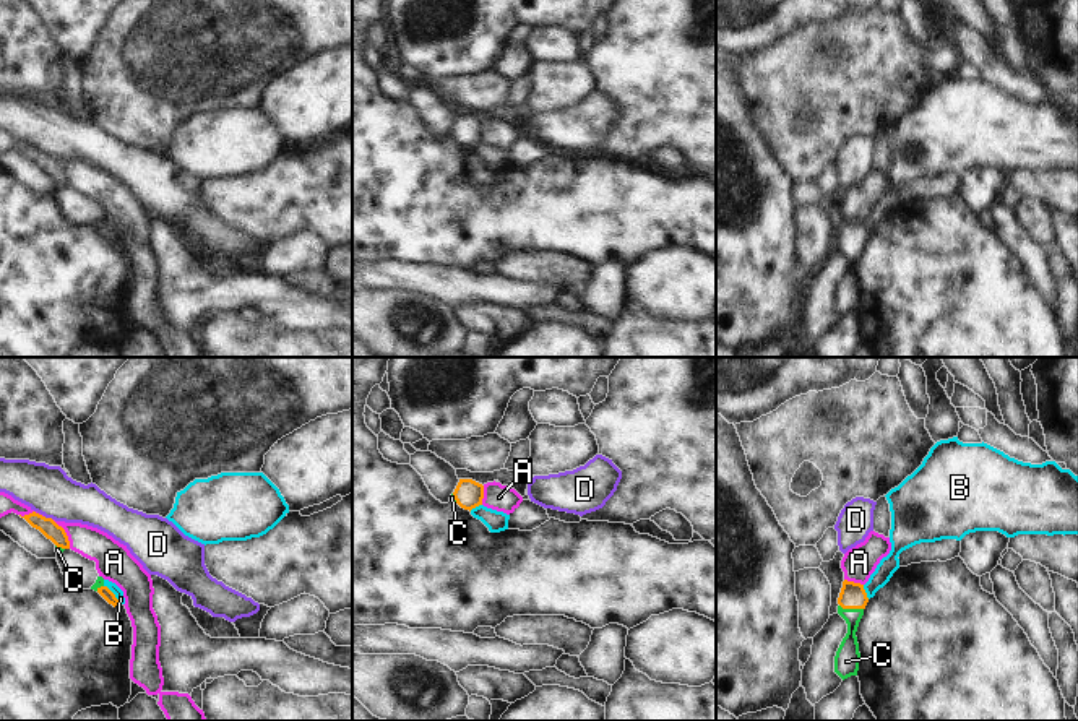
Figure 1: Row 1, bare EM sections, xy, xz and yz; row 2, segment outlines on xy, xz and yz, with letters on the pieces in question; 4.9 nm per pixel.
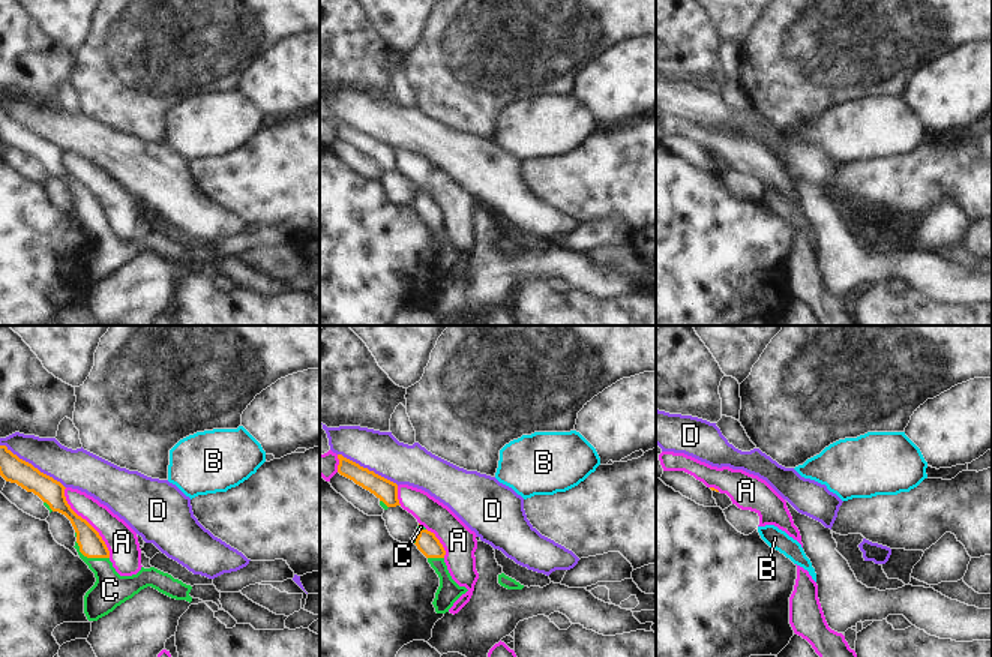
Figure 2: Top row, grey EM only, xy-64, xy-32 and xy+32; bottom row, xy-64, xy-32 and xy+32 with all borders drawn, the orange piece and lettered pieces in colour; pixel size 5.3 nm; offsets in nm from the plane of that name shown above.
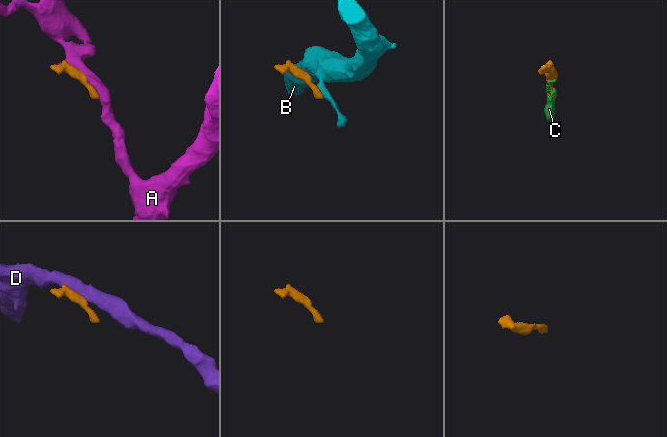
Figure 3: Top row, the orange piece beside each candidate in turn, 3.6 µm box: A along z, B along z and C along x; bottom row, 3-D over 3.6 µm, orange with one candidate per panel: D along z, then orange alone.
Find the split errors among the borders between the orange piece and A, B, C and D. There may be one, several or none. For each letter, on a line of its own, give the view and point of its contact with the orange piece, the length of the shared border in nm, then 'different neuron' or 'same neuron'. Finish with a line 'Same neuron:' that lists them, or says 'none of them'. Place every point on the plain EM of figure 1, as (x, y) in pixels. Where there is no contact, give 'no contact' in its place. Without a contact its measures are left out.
A: contact xy (65, 169); length 170 nm; different neuron
B: contact xy (114, 231); length 130 nm; different neuron
C: contact yz (851, 244); length 120 nm; same neuron
D: contact xy (49, 155); length 50 nm; different neuron
Same neuron: C

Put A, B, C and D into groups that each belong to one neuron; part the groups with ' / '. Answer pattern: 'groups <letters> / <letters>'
groups A / B / C / D

